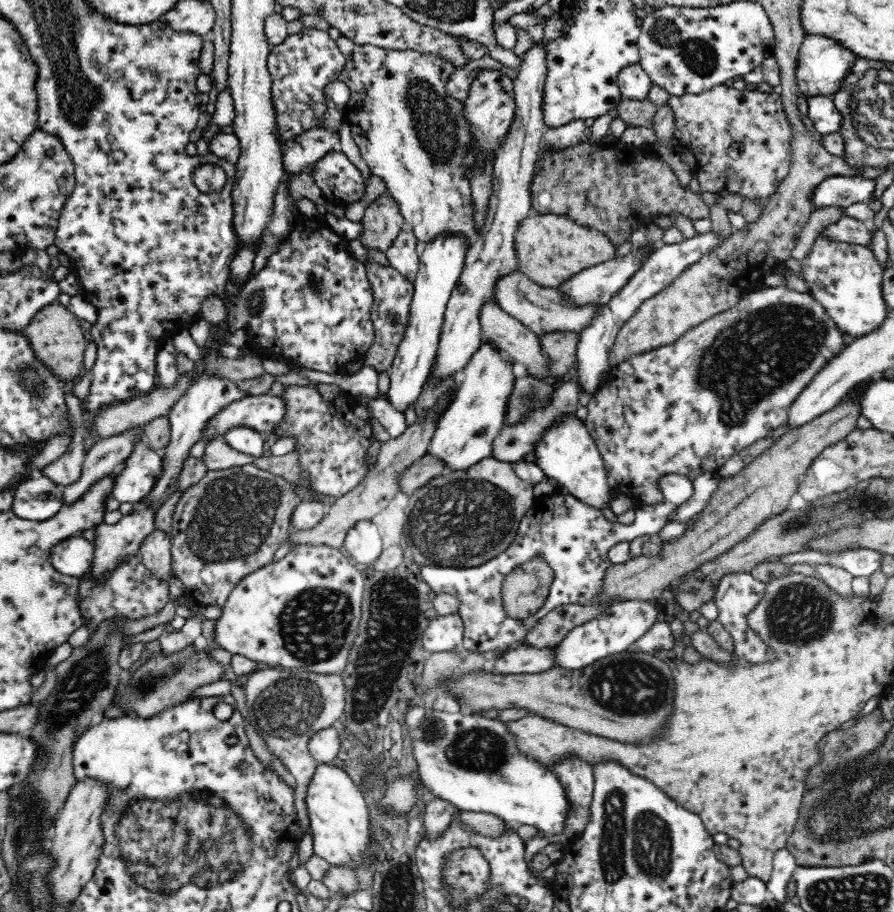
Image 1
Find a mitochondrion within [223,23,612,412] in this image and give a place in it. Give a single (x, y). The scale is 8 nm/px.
(438, 133)

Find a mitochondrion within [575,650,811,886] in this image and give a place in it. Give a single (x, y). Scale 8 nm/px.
(642, 839)

